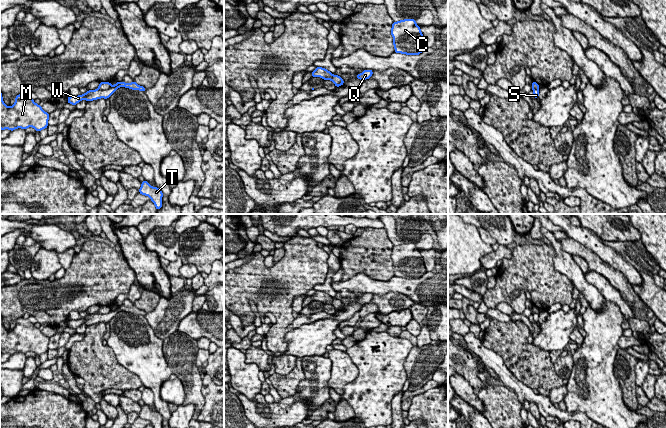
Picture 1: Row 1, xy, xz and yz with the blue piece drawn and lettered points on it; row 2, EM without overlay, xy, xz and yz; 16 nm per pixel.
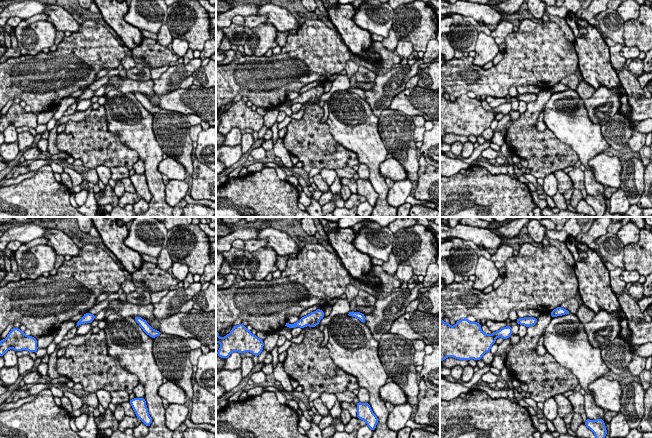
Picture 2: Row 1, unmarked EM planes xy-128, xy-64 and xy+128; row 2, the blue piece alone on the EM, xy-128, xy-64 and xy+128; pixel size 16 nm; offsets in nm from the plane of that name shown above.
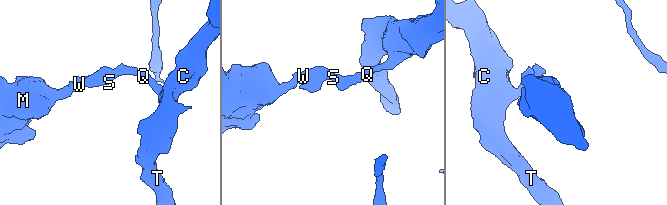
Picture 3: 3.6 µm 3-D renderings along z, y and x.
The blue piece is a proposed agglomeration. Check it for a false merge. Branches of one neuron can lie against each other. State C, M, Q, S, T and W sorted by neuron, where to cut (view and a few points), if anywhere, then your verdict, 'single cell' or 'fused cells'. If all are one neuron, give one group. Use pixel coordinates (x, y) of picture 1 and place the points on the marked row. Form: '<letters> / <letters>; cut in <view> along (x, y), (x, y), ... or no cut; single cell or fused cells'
C Q S T / M W; cut in xy along (111, 85), (107, 89), (96, 90); fused cells

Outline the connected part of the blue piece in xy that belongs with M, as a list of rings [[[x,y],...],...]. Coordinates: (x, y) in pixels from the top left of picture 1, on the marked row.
[[[0,91],[0,129],[13,131],[18,128],[23,130],[28,127],[41,131],[48,127],[49,113],[36,104],[29,95],[22,93],[15,97],[15,103],[7,106]]]

